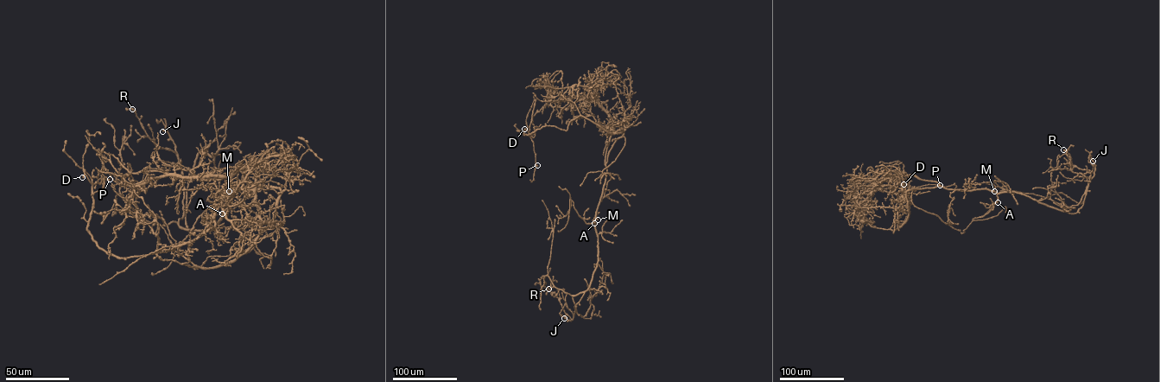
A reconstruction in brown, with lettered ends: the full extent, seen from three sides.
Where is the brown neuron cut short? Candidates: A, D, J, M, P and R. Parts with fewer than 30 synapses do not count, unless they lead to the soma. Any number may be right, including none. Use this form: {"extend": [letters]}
{"extend": []}

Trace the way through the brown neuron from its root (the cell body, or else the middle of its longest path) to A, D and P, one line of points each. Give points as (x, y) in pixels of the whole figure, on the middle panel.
A: (606, 170), (594, 223)
D: (606, 170), (609, 150), (624, 131), (608, 133), (581, 116), (567, 130), (543, 125), (527, 135), (524, 129)
P: (606, 170), (609, 150), (624, 131), (608, 133), (581, 116), (567, 130), (543, 125), (527, 134), (537, 165)

